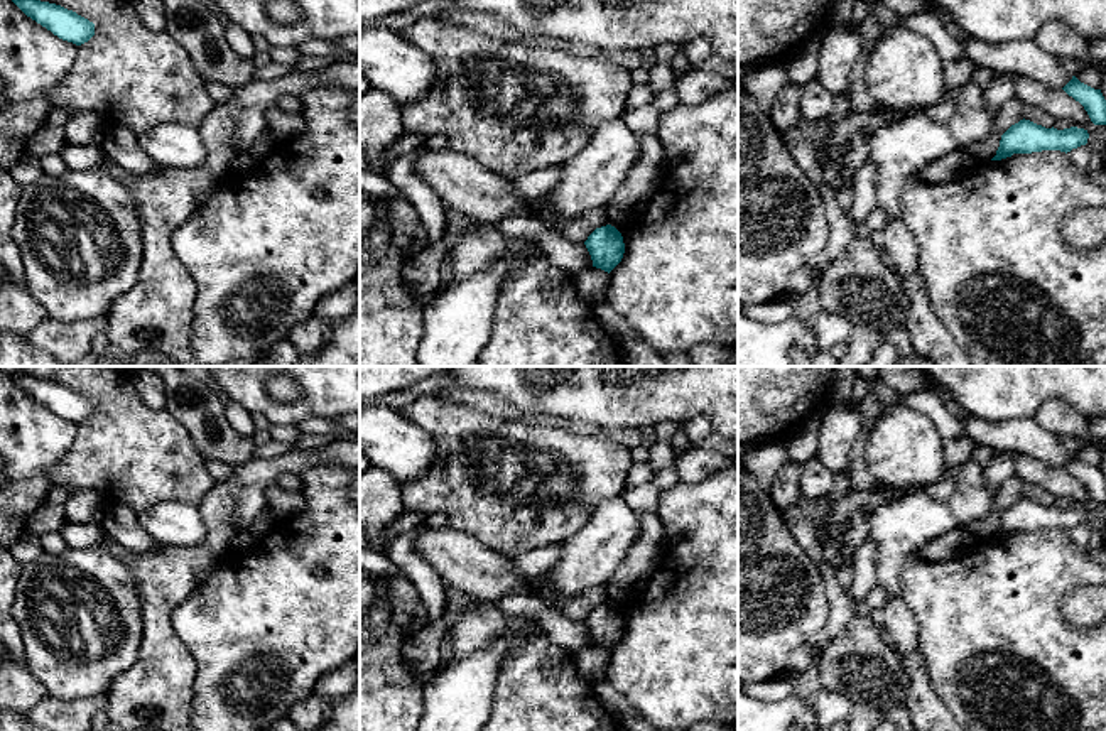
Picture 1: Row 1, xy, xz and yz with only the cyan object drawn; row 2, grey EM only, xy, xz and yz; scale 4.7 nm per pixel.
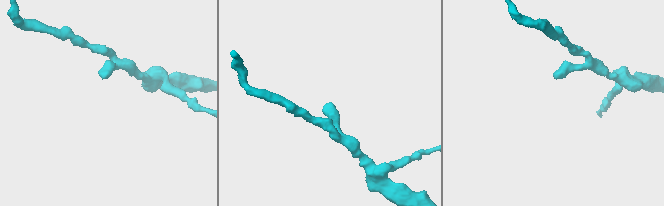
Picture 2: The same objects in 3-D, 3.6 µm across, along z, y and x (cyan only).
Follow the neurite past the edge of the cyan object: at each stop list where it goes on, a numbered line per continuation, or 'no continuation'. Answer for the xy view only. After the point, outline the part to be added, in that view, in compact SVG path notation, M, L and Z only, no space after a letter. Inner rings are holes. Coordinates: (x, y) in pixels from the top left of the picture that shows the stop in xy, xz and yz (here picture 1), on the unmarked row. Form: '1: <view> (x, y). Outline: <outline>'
no continuation

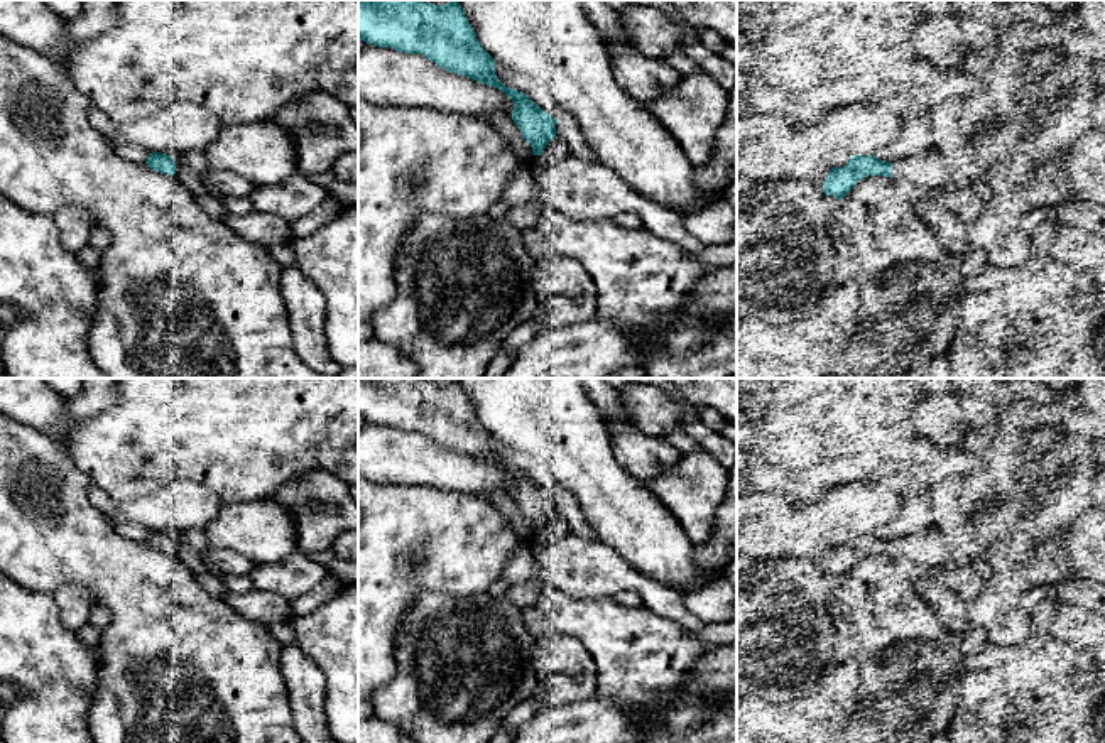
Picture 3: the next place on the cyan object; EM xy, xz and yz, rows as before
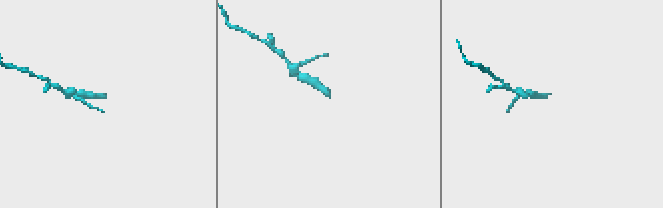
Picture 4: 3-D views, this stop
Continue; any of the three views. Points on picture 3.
1: yz (925, 544). Outline: M933 525L919 527L892 540L892 557L911 557L924 567L950 566L948 544Z

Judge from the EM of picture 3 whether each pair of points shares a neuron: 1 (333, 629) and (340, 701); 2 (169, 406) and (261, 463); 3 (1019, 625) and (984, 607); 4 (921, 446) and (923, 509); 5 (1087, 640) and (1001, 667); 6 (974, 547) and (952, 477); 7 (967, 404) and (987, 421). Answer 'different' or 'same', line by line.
1: same
2: same
3: different
4: same
5: different
6: same
7: same

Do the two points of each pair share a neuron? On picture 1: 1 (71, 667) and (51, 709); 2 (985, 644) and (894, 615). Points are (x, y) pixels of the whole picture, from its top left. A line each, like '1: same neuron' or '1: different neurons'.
1: different neurons
2: different neurons

